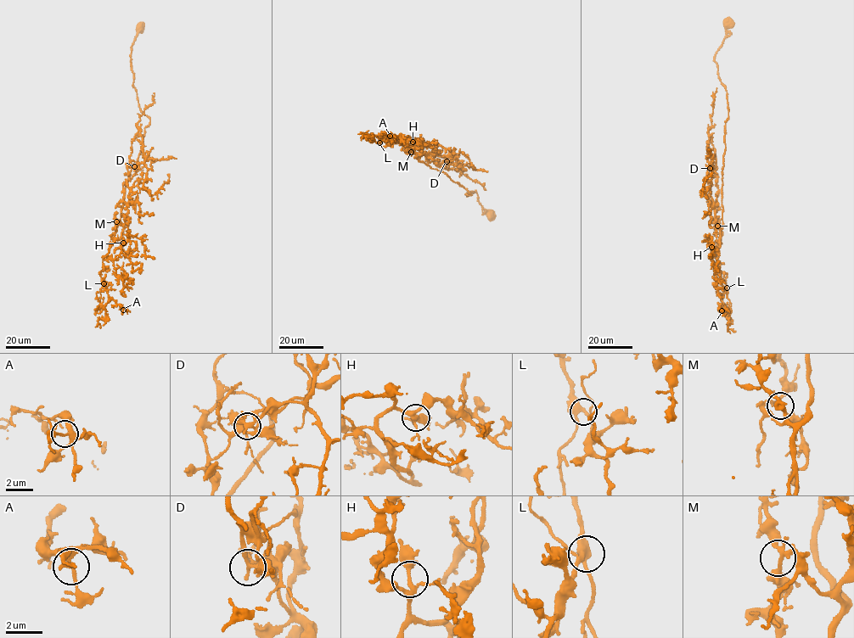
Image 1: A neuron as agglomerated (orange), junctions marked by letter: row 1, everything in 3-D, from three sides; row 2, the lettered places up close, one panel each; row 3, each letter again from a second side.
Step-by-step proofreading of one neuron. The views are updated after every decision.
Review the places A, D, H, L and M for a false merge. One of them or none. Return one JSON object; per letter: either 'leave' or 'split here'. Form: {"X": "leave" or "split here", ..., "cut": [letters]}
{"A": "leave", "D": "split here", "H": "leave", "L": "leave", "M": "leave", "cut": ["D"]}

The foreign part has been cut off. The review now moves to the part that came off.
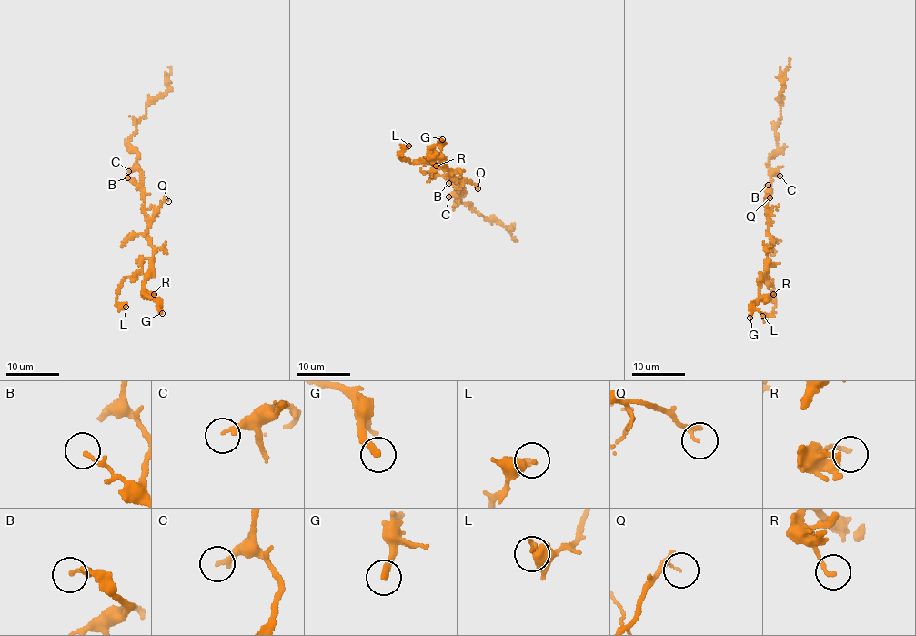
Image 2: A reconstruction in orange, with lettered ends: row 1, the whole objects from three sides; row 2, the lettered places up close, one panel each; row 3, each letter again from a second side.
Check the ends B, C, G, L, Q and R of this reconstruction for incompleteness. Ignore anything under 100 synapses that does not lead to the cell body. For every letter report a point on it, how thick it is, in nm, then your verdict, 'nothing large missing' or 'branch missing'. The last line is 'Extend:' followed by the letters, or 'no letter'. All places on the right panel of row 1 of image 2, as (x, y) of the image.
B: (768, 185) | 130 nm | nothing large missing
C: (780, 176) | 220 nm | nothing large missing
G: (749, 318) | 280 nm | branch missing
L: (762, 316) | 220 nm | nothing large missing
Q: (770, 197) | 90 nm | nothing large missing
R: (773, 294) | 150 nm | nothing large missing
Extend: G

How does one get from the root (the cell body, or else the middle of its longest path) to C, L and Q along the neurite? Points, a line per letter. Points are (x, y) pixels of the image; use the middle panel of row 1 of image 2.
C: (458, 184), (462, 190), (448, 196)
L: (458, 184), (451, 175), (447, 176), (448, 169), (439, 169), (427, 161), (401, 159), (399, 156), (408, 146)
Q: (458, 184), (458, 179), (452, 178), (468, 180), (478, 188)

